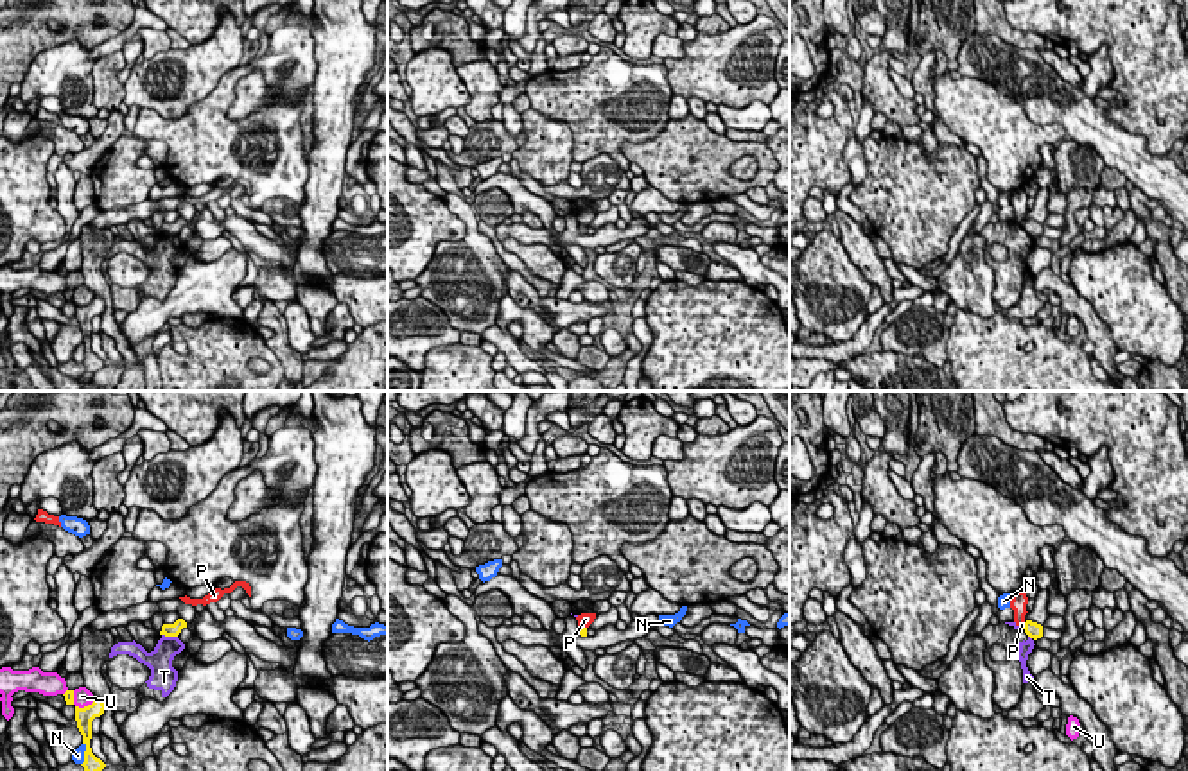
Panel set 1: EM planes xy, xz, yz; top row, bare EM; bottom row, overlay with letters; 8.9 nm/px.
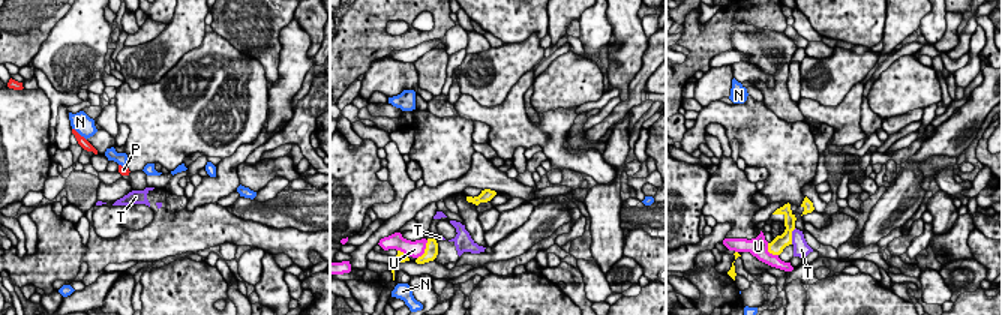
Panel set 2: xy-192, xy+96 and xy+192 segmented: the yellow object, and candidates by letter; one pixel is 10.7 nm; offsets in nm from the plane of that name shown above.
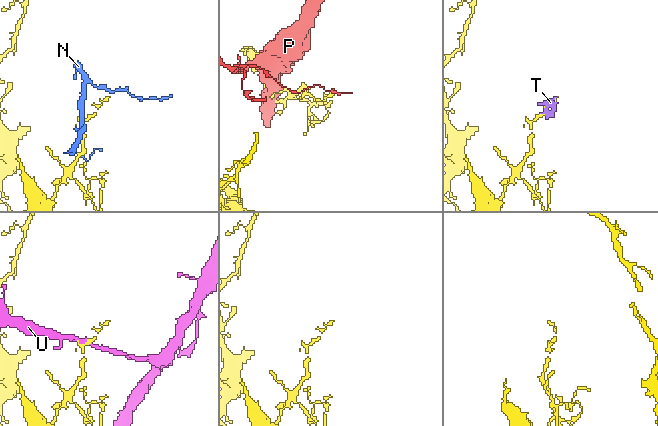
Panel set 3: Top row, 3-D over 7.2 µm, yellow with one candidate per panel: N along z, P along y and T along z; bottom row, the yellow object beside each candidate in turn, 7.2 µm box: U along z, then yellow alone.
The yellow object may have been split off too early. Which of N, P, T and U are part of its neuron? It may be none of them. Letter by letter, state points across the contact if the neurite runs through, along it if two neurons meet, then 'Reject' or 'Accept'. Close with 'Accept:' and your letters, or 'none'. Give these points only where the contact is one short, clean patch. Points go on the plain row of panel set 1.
N: Reject
P: Reject
T: Reject
U: Reject
Accept: none

